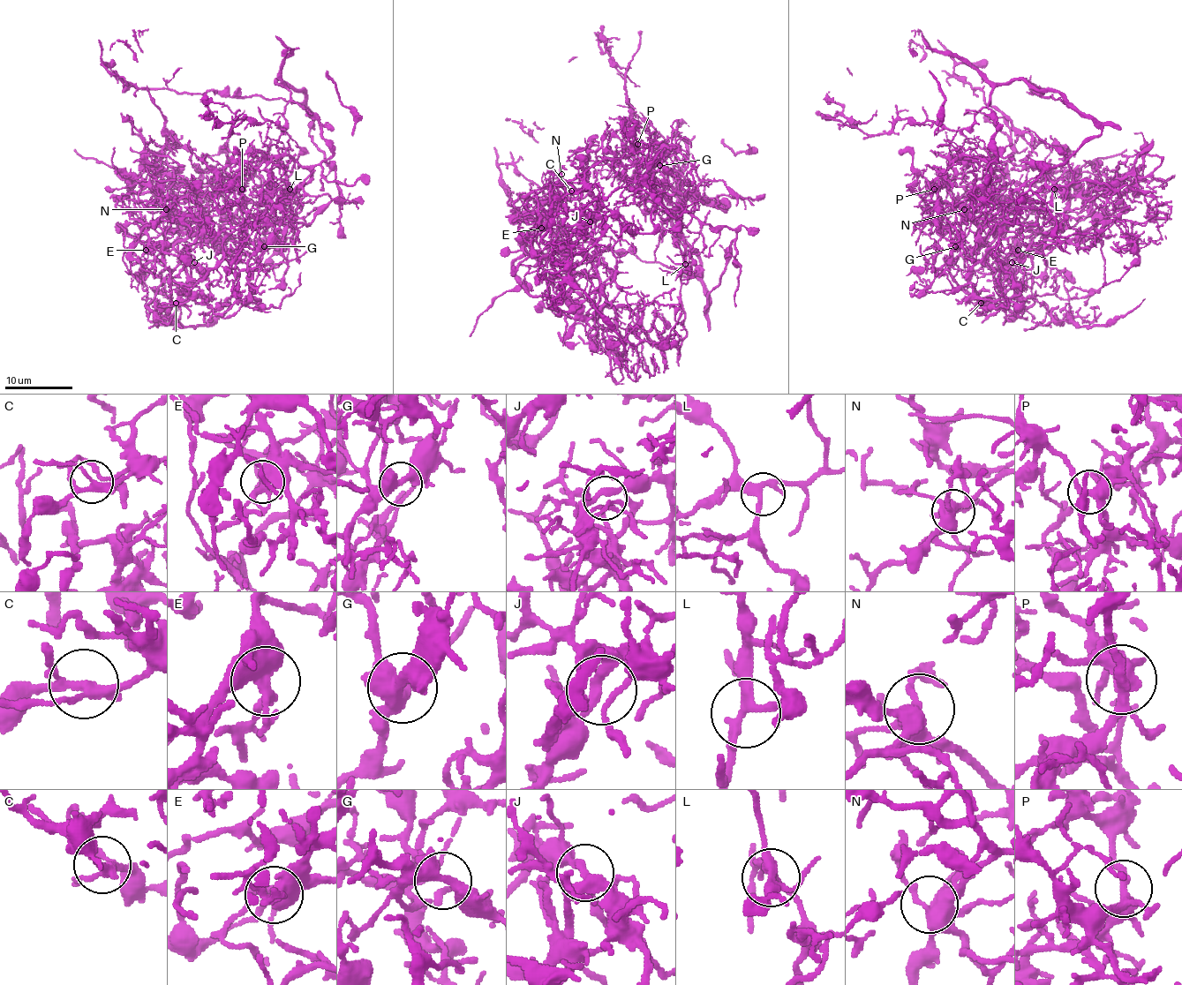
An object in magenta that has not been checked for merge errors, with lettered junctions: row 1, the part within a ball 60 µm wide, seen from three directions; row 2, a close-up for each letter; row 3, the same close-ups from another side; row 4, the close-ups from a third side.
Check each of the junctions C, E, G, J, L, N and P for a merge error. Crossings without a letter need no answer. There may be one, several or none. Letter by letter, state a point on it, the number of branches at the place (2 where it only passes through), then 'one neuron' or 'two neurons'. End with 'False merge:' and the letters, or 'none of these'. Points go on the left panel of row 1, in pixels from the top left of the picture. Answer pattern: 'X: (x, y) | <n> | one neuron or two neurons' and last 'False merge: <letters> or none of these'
C: (176, 303) | 4 | one neuron
E: (146, 250) | 3 | one neuron
G: (264, 246) | 3 | one neuron
J: (194, 262) | 2 | one neuron
L: (289, 189) | 3 | one neuron
N: (166, 209) | 6 | one neuron
P: (242, 189) | 5 | one neuron
False merge: none of these

